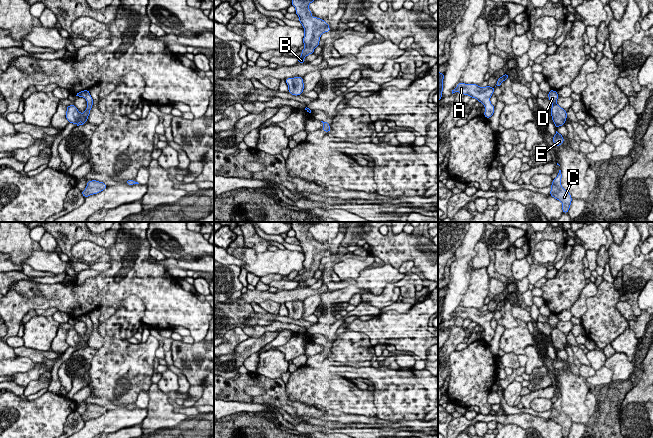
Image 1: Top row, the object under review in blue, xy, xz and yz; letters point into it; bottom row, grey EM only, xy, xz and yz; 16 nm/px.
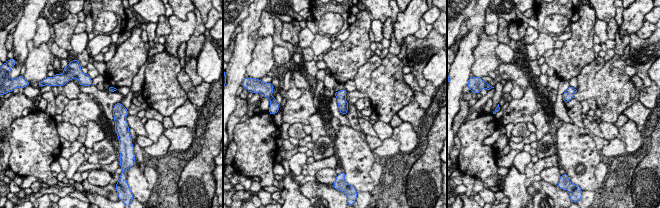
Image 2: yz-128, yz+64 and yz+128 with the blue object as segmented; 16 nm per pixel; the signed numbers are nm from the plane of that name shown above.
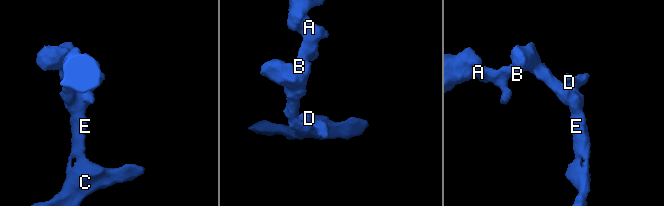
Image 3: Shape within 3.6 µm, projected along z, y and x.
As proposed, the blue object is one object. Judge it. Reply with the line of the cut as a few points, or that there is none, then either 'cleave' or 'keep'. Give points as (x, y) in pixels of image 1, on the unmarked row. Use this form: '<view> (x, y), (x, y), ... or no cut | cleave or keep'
no cut | keep

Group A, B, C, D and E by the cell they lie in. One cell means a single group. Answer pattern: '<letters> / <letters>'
A B C D E

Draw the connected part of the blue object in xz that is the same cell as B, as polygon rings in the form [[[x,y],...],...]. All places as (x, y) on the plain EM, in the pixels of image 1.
[[[291,222],[292,230],[295,231],[295,237],[299,241],[299,246],[304,252],[303,268],[305,272],[301,275],[302,278],[298,282],[299,287],[305,287],[304,282],[309,278],[313,278],[314,273],[319,270],[320,260],[330,255],[329,249],[325,244],[318,241],[313,241],[309,233],[309,228],[319,222]]]

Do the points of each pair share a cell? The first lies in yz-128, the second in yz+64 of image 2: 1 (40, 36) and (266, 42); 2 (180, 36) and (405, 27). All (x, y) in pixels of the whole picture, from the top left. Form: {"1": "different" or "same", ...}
{"1": "different", "2": "same"}

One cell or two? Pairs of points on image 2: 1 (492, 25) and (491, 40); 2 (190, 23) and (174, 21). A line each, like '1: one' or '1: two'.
1: two
2: one

